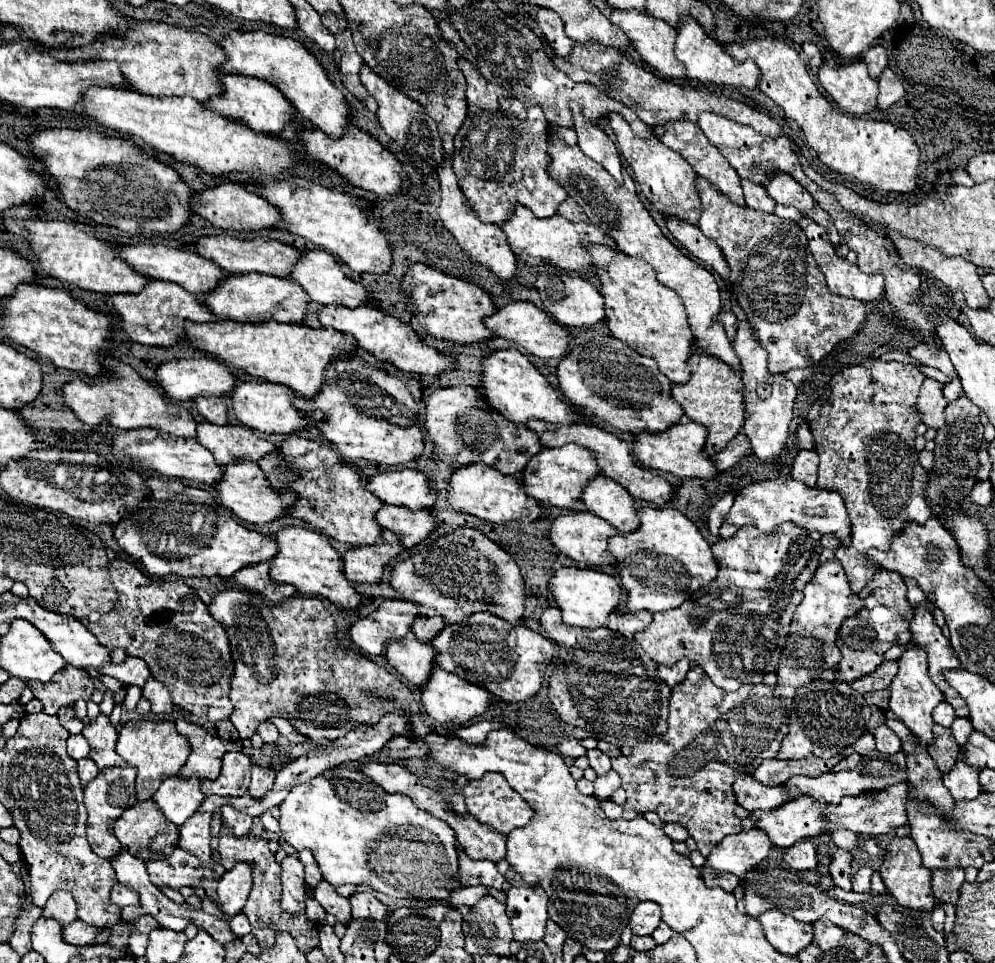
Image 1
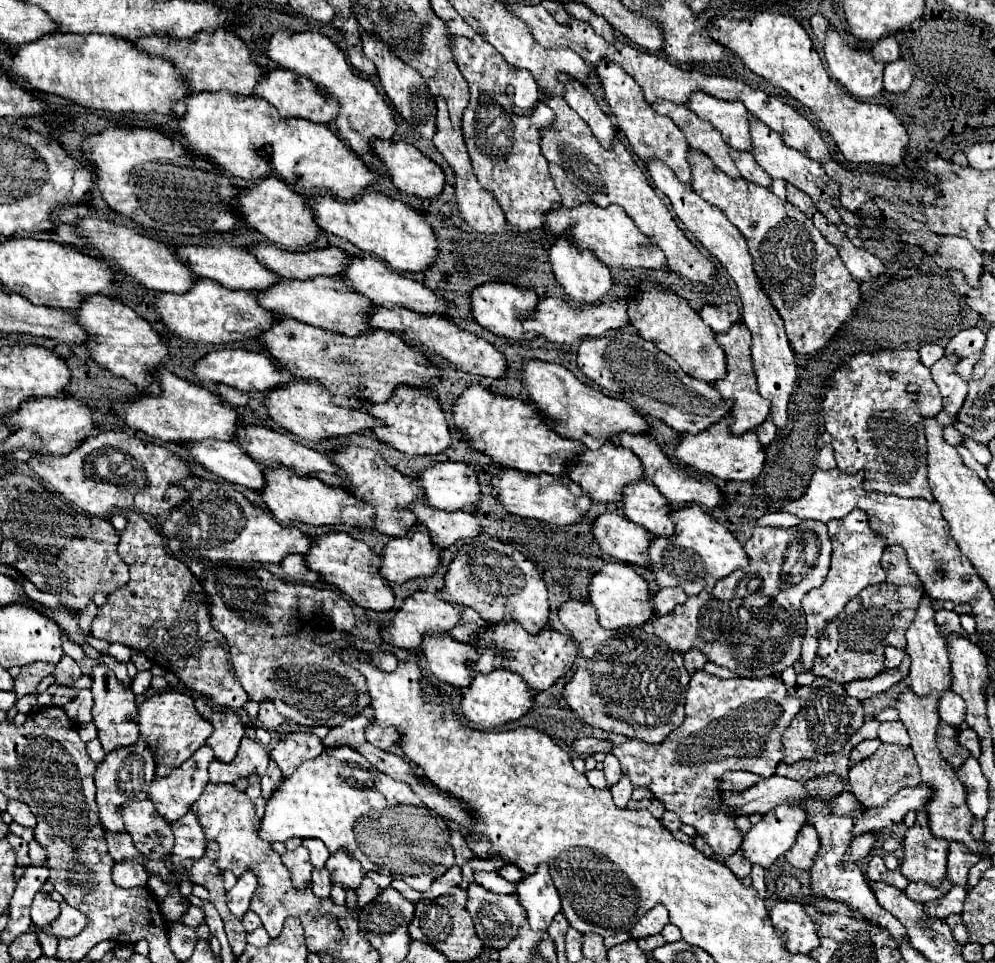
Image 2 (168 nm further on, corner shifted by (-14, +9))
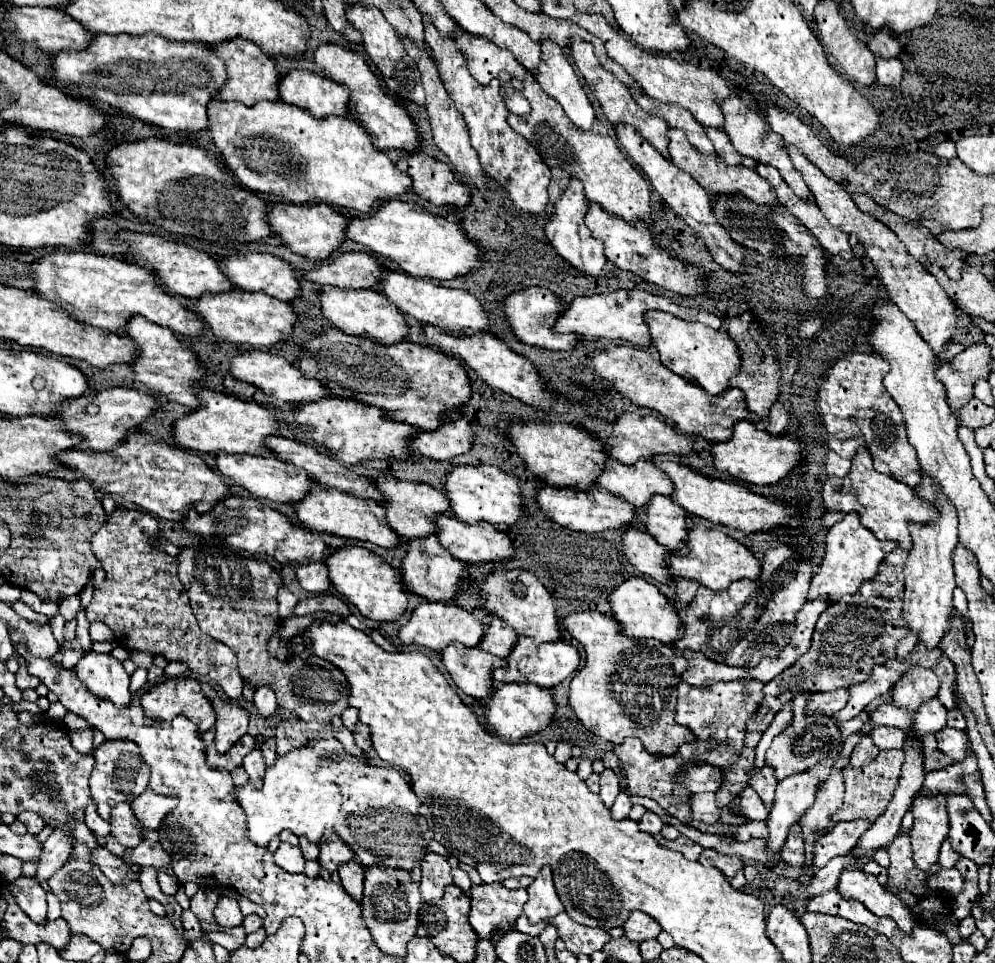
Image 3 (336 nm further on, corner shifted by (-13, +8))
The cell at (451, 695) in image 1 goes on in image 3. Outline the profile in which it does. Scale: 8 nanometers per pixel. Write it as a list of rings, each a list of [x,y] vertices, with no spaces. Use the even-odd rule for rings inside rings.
[[[501,683],[483,703],[483,717],[487,719],[491,729],[507,741],[519,741],[521,737],[543,731],[551,723],[553,713],[555,713],[555,703],[551,691],[531,683]]]

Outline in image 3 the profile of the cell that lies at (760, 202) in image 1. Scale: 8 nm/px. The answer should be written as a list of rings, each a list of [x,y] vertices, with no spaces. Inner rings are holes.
[[[705,129],[707,131],[707,137],[713,141],[715,149],[717,149],[717,155],[727,163],[727,165],[741,165],[743,157],[735,151],[735,147],[731,145],[729,137],[721,131],[721,129]]]

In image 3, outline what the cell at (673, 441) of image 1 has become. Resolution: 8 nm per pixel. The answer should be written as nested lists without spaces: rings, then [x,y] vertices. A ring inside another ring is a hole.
[[[739,421],[737,431],[727,441],[717,441],[711,447],[711,457],[715,463],[715,469],[721,473],[727,473],[731,477],[737,477],[745,483],[755,485],[769,485],[783,479],[799,461],[801,461],[801,449],[795,441],[787,437],[771,437],[767,431],[759,429],[751,421]]]

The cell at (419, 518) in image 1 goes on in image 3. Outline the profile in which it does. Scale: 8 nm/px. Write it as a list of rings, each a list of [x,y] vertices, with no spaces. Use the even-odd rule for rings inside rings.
[[[435,515],[435,527],[437,527],[437,537],[443,549],[447,549],[455,559],[465,561],[465,563],[499,563],[501,559],[507,559],[513,555],[513,547],[509,537],[495,529],[491,523],[481,521],[477,525],[467,525],[453,515]]]

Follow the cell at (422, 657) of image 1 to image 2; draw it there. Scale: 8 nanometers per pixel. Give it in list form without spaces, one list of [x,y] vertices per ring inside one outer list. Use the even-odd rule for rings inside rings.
[[[430,634],[422,642],[422,652],[438,682],[448,682],[458,688],[466,688],[472,682],[470,664],[478,660],[478,652],[470,644],[462,644],[448,634]]]

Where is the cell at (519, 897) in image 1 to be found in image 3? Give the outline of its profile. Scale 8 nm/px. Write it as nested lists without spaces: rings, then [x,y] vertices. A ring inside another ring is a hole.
[[[547,865],[539,871],[535,881],[527,887],[527,893],[529,893],[529,901],[523,905],[523,911],[531,923],[553,919],[555,915],[563,911],[563,903],[559,901],[555,893],[551,869]]]

